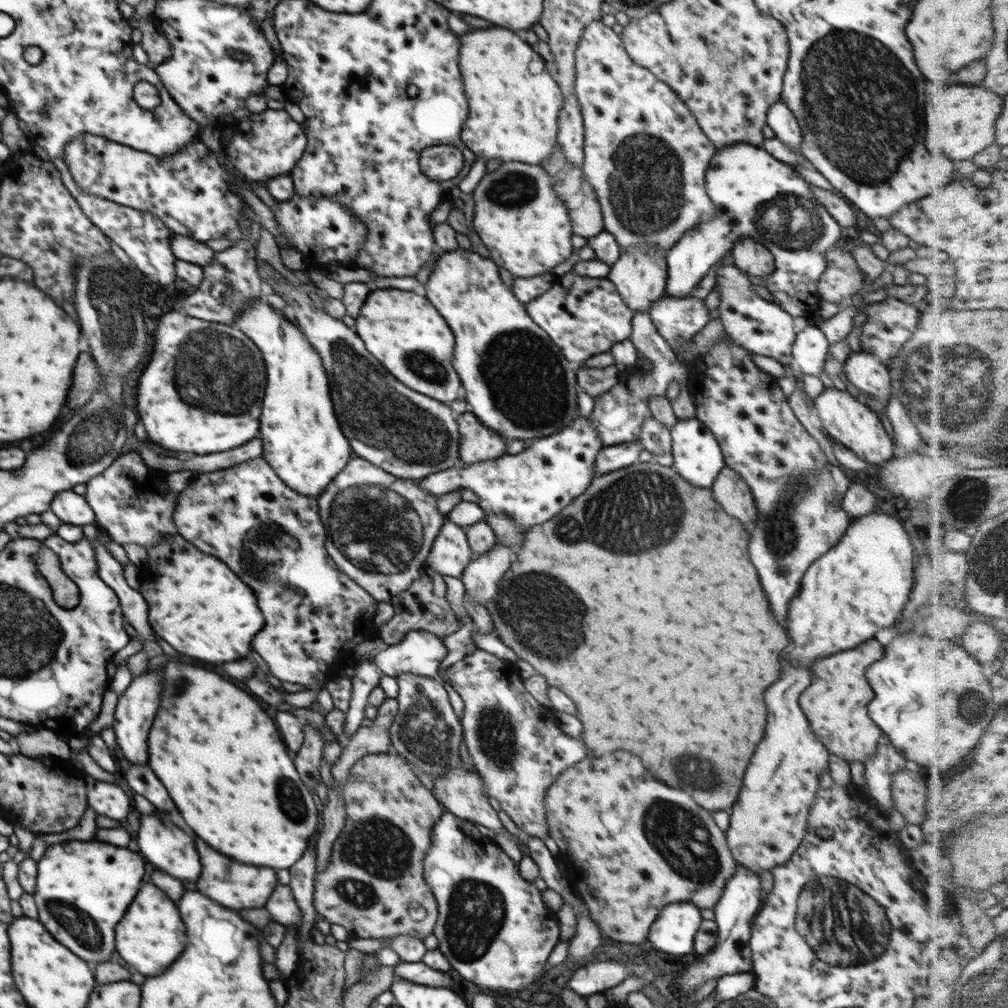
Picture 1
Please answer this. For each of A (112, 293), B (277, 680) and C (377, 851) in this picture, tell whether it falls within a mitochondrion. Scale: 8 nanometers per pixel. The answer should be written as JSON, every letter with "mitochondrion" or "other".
{"A":"mitochondrion","B":"other","C":"mitochondrion"}

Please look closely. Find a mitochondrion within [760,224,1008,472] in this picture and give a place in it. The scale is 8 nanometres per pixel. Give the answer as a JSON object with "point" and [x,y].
{"point":[951,411]}

